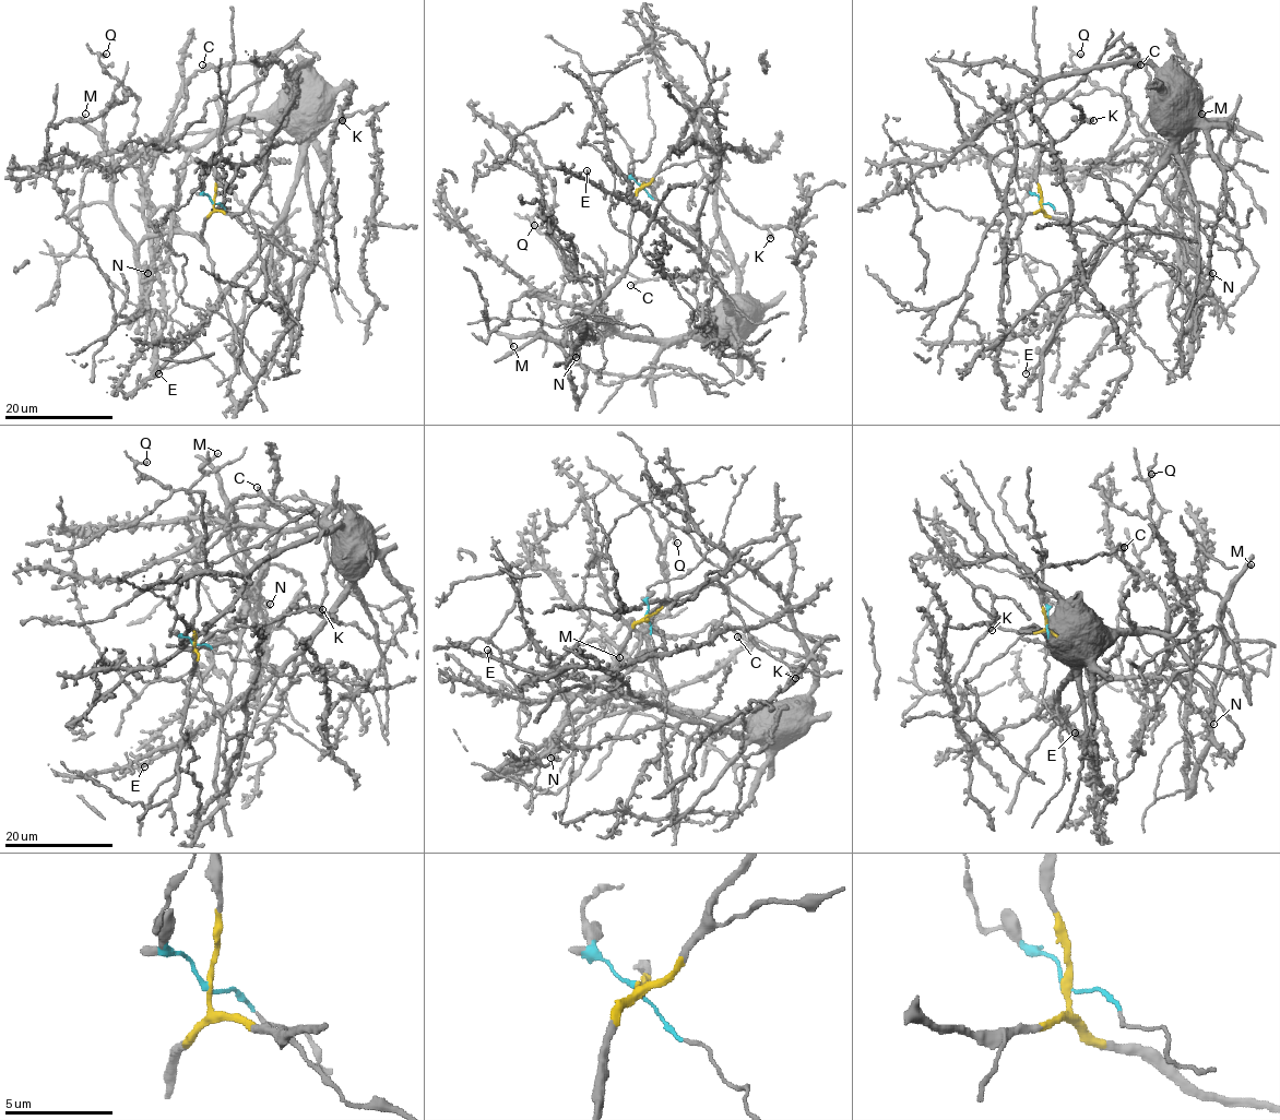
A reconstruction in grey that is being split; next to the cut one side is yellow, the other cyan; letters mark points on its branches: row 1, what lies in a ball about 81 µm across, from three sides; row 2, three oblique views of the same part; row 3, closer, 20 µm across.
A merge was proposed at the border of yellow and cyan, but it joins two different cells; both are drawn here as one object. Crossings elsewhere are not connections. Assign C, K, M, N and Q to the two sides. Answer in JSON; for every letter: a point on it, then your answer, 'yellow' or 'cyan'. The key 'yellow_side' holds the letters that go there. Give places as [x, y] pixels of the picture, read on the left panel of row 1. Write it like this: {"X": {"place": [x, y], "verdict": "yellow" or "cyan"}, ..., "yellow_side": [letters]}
{"C": {"place": [202, 64], "verdict": "yellow"}, "K": {"place": [342, 120], "verdict": "yellow"}, "M": {"place": [85, 114], "verdict": "yellow"}, "N": {"place": [147, 273], "verdict": "cyan"}, "Q": {"place": [106, 54], "verdict": "yellow"}, "yellow_side": ["C", "K", "M", "Q"]}

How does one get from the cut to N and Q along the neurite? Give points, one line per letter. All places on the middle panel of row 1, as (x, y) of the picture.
N: (641, 186), (702, 242), (729, 317), (670, 338), (624, 338), (607, 322), (591, 325), (577, 357)
Q: (641, 186), (629, 221), (629, 265), (572, 326), (556, 307), (566, 271), (555, 243), (528, 216), (534, 226)

